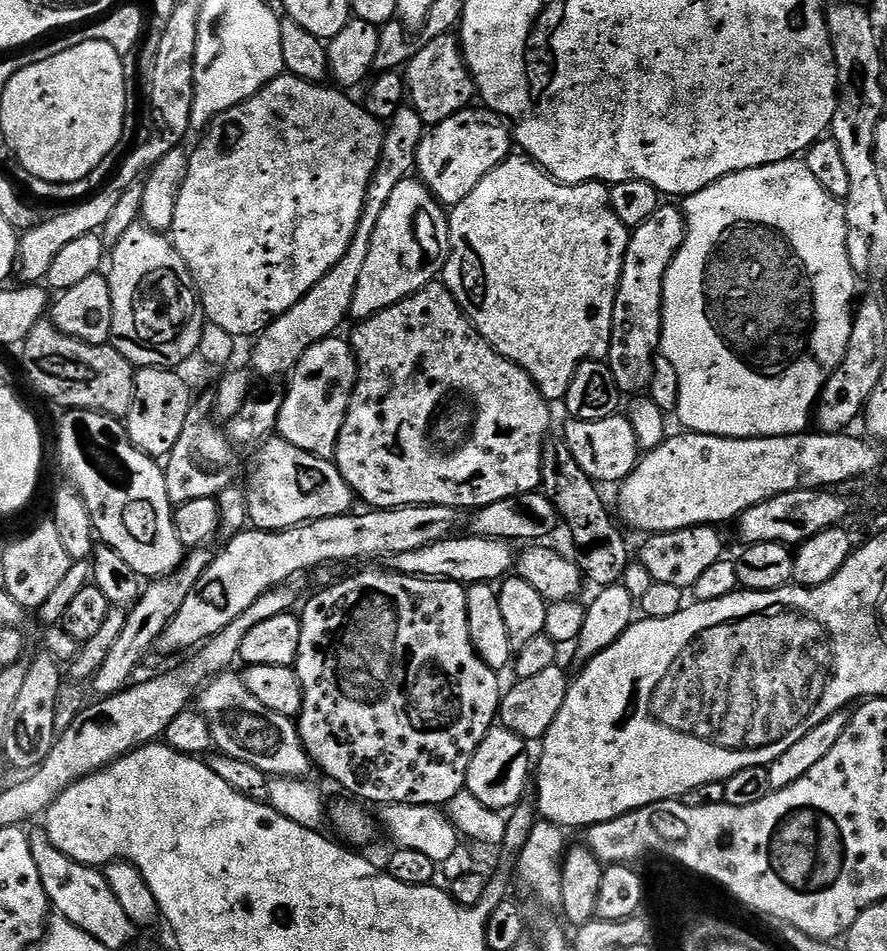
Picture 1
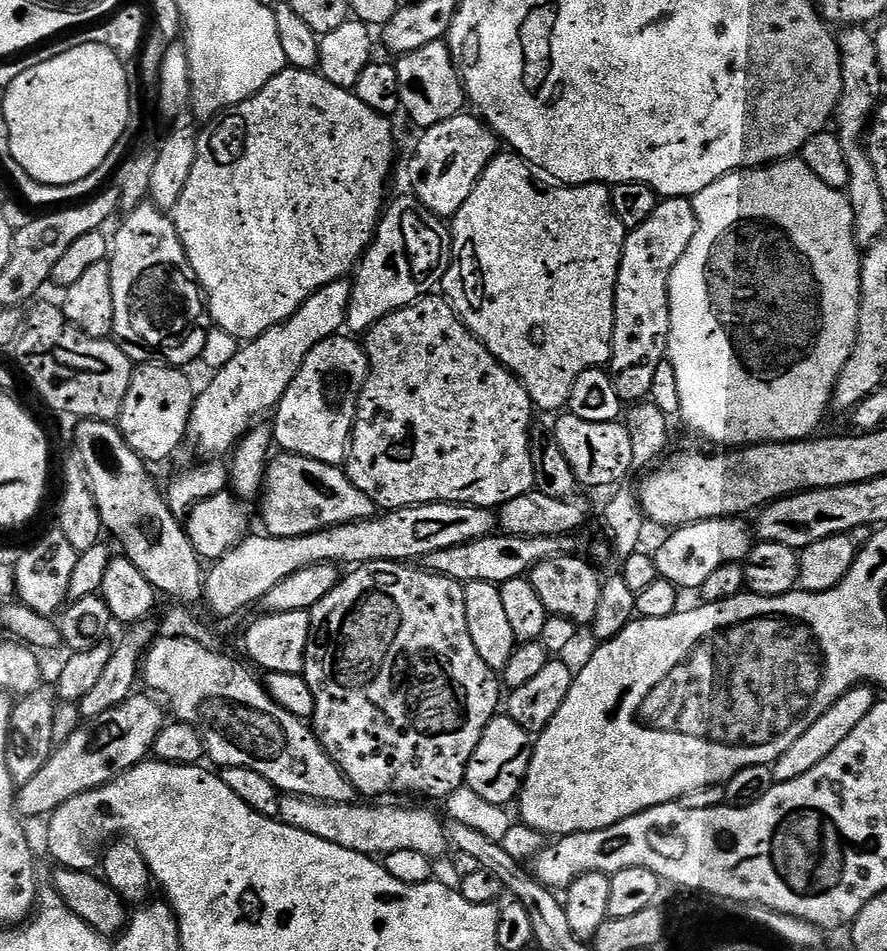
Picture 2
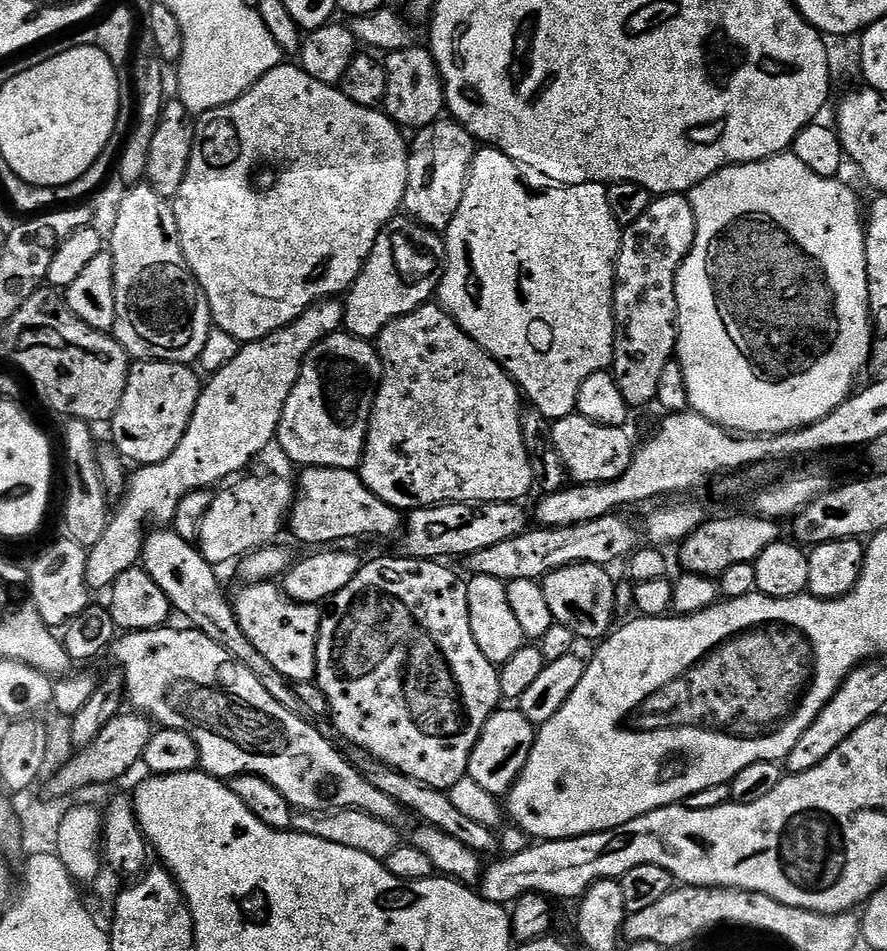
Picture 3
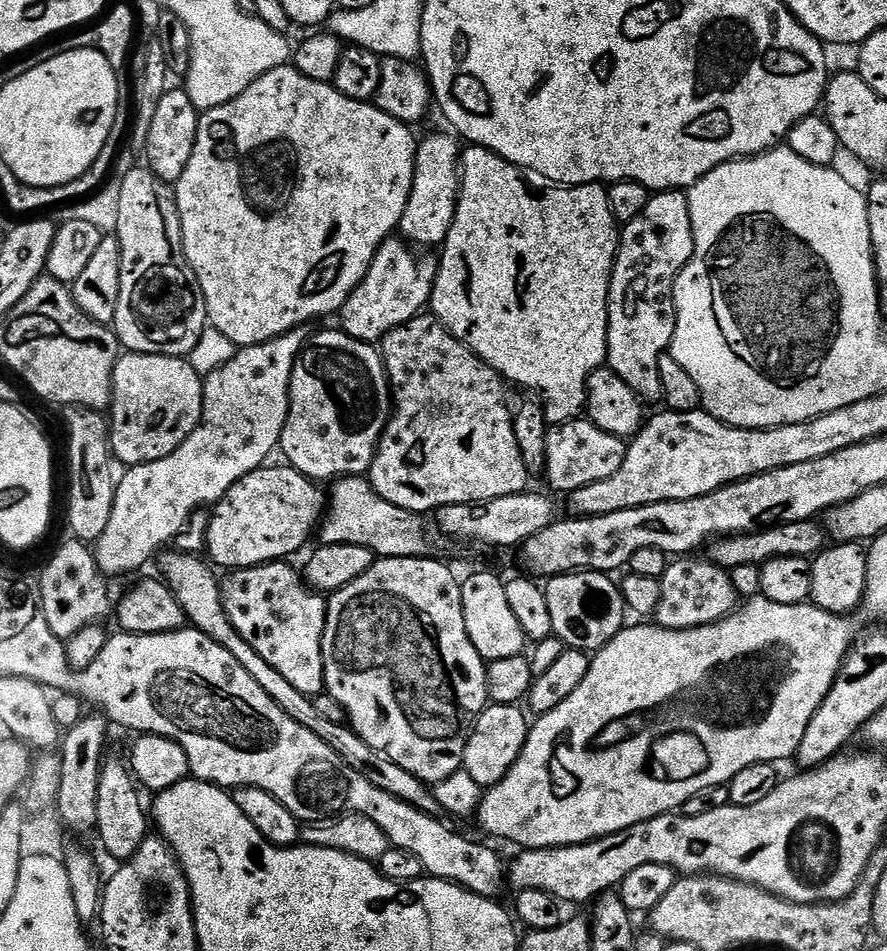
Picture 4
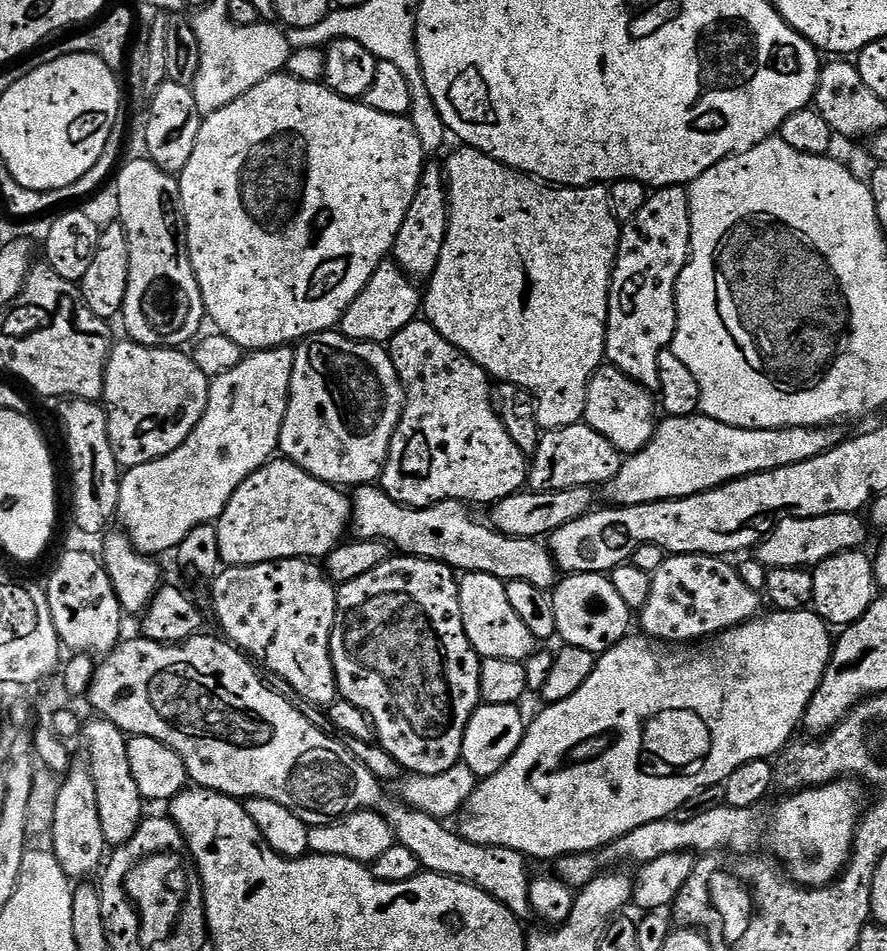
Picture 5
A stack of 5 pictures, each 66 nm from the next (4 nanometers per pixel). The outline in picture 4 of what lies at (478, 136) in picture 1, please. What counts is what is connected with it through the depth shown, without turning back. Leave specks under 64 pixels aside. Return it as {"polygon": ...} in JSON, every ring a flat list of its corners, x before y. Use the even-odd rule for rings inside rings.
{"polygon":[[436,132,425,140,423,137,417,143,414,182,398,229,399,235,407,243,413,246,421,244,424,247,421,249,424,250,439,249,446,242,450,226,454,222,456,201,460,195,461,177,458,173,461,171,462,148,455,135,444,132]]}

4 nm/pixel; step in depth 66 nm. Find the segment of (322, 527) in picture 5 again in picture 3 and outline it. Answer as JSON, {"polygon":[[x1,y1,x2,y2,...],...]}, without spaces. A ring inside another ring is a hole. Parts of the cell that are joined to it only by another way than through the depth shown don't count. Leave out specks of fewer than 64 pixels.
{"polygon":[[252,476,249,480,239,480,232,482,237,484,221,487,213,495,200,522,198,547,206,562,213,566,228,564,231,560,239,562,257,548,277,543,294,503,293,481,291,484,280,476]]}

